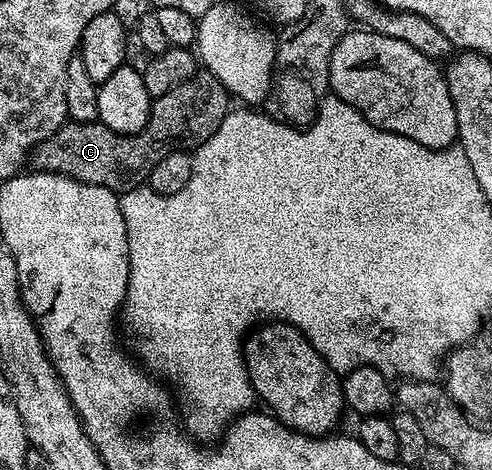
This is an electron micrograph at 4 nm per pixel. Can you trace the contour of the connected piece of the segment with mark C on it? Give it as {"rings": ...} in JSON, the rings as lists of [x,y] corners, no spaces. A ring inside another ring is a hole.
{"rings":[[[203,70],[181,86],[173,86],[173,90],[154,97],[151,102],[149,122],[135,136],[122,136],[109,130],[109,126],[94,120],[80,124],[68,122],[62,124],[53,135],[29,153],[29,164],[36,172],[52,172],[54,176],[73,178],[77,182],[85,182],[93,186],[105,186],[110,192],[122,194],[146,185],[153,166],[157,166],[161,158],[174,152],[191,152],[203,145],[217,130],[217,126],[221,126],[221,122],[232,107],[231,103],[233,104],[232,97],[225,90],[223,83],[210,72]]]}

